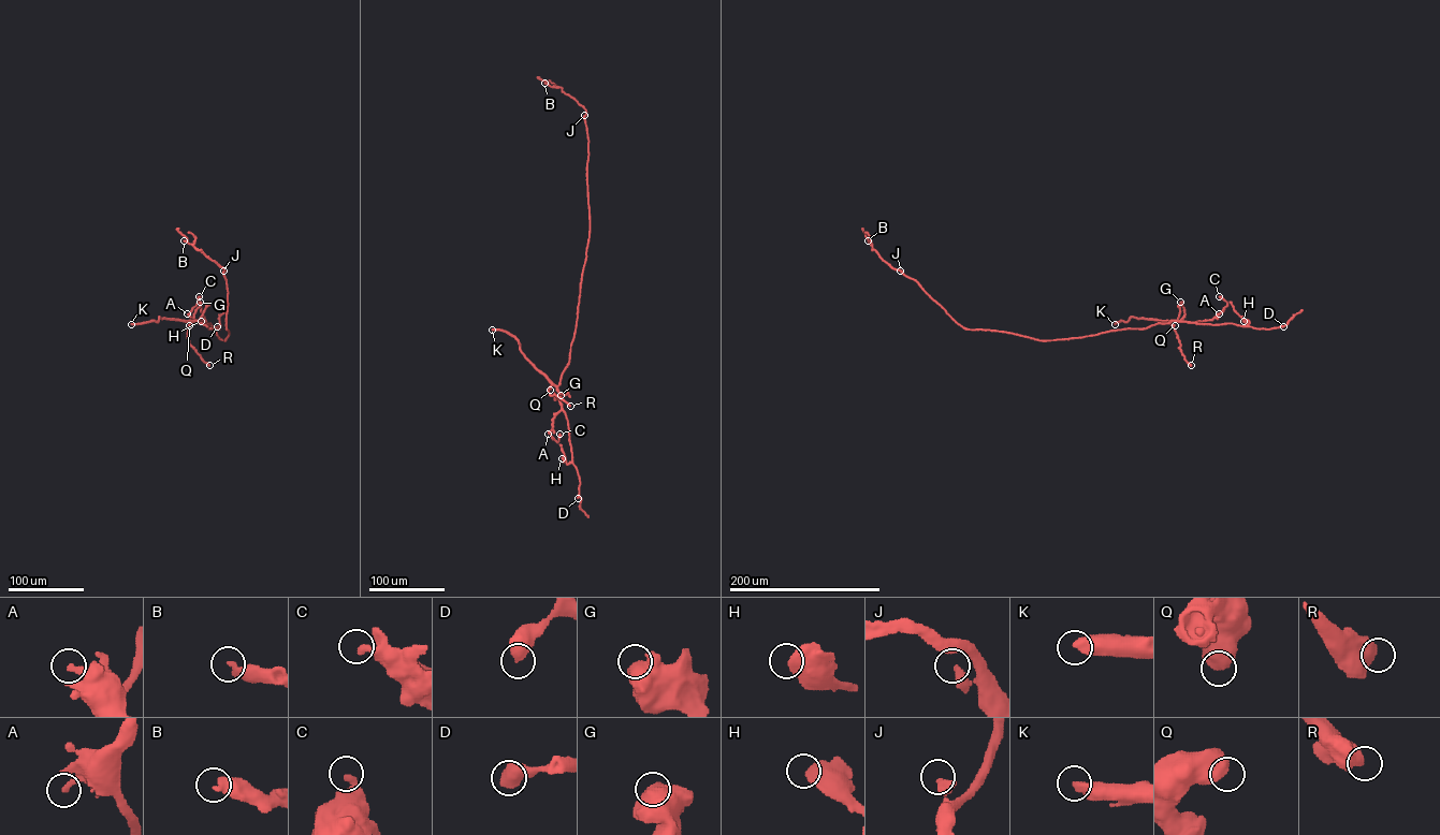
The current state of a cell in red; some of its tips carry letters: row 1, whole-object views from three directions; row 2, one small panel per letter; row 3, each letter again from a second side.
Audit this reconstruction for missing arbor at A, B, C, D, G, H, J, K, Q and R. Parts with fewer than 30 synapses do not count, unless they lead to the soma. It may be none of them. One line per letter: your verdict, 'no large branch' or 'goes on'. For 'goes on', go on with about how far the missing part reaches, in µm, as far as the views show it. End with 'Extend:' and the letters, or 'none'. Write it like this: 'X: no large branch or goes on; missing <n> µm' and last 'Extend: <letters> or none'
A: no large branch
B: no large branch
C: no large branch
D: no large branch
G: no large branch
H: no large branch
J: no large branch
K: no large branch
Q: no large branch
R: no large branch
Extend: none

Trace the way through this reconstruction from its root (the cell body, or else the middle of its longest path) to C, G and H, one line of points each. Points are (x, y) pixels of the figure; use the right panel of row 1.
C: (1060, 339), (1144, 328), (1173, 321), (1210, 320), (1227, 305), (1219, 296)
G: (1060, 339), (1180, 321), (1184, 313), (1180, 302)
H: (1060, 339), (1144, 328), (1173, 321), (1247, 326), (1249, 321), (1244, 321)

